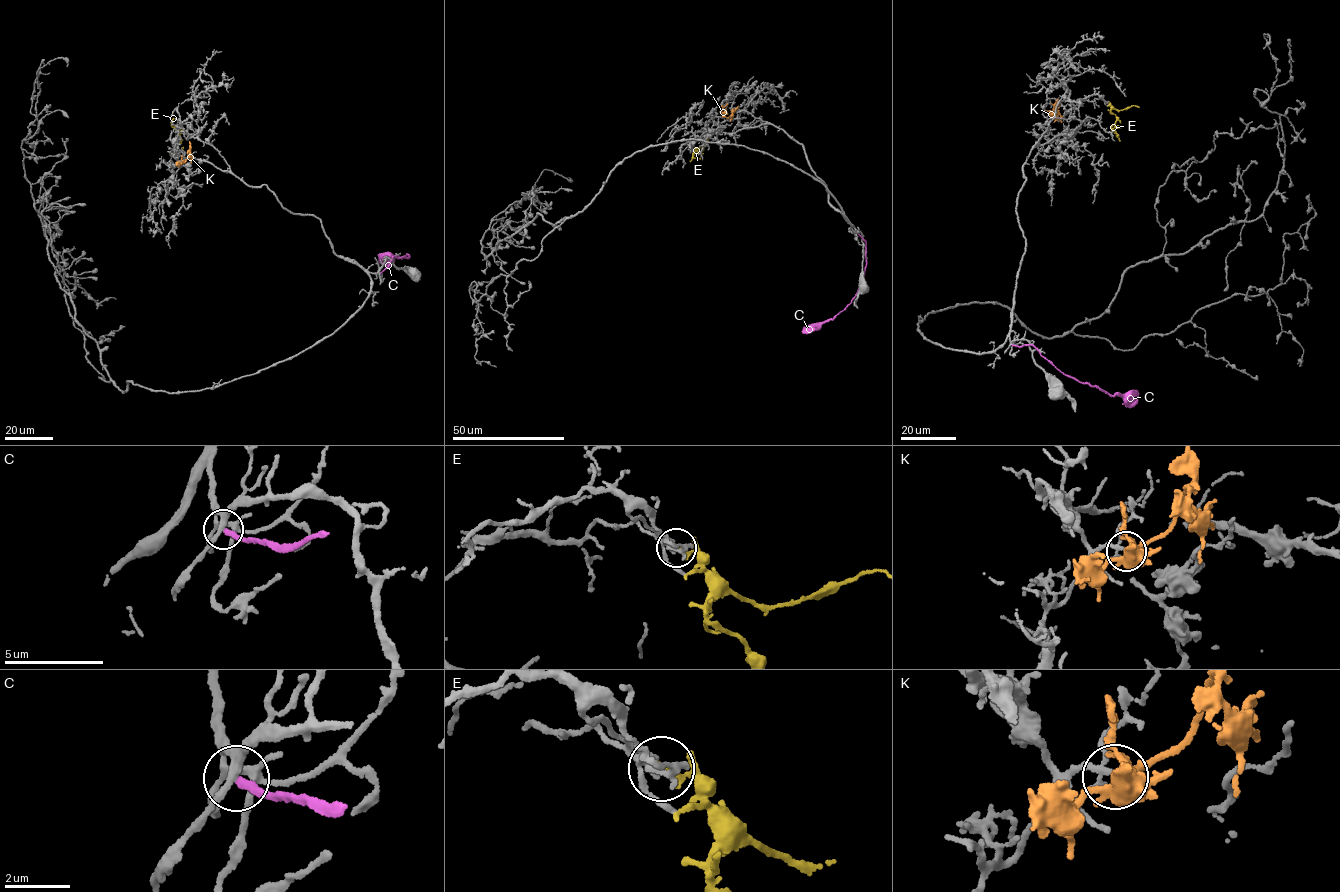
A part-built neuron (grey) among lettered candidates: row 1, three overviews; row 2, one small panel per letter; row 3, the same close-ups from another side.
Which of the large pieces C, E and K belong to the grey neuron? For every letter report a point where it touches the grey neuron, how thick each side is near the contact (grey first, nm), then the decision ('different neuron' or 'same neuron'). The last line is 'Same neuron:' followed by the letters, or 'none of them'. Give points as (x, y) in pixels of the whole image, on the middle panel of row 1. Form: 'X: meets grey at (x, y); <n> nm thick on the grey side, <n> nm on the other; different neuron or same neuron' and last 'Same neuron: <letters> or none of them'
C: meets grey at (857, 231); 240 nm thick on the grey side, 220 nm on the other; different neuron
E: meets grey at (709, 134); 160 nm thick on the grey side, 220 nm on the other; different neuron
K: meets grey at (721, 117); 180 nm thick on the grey side, 240 nm on the other; same neuron
Same neuron: K

